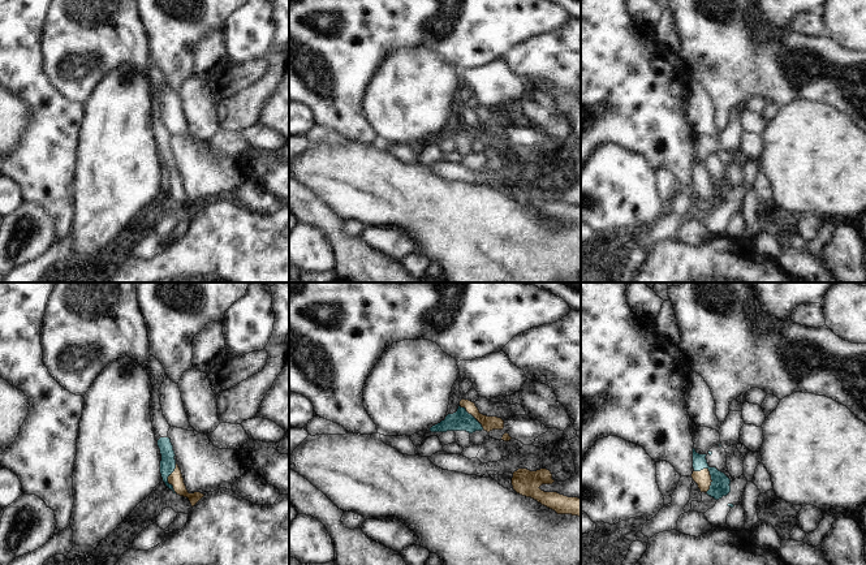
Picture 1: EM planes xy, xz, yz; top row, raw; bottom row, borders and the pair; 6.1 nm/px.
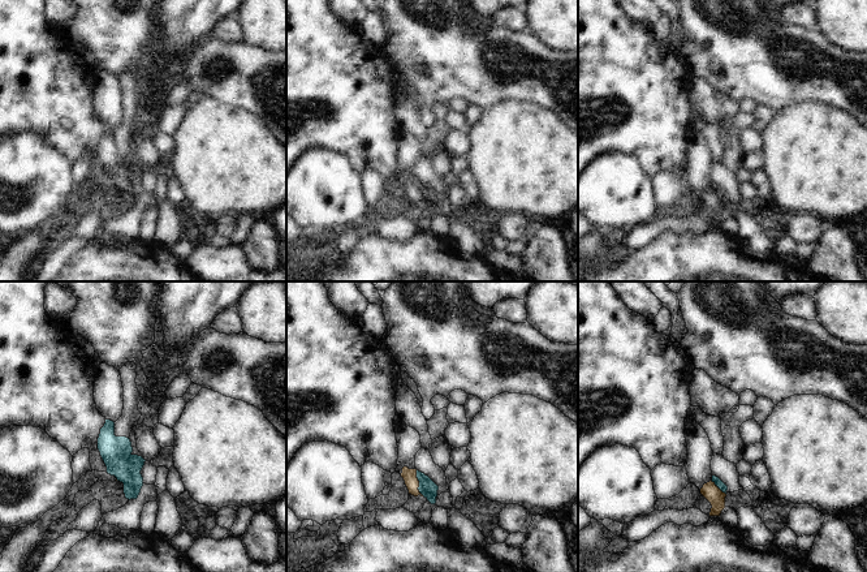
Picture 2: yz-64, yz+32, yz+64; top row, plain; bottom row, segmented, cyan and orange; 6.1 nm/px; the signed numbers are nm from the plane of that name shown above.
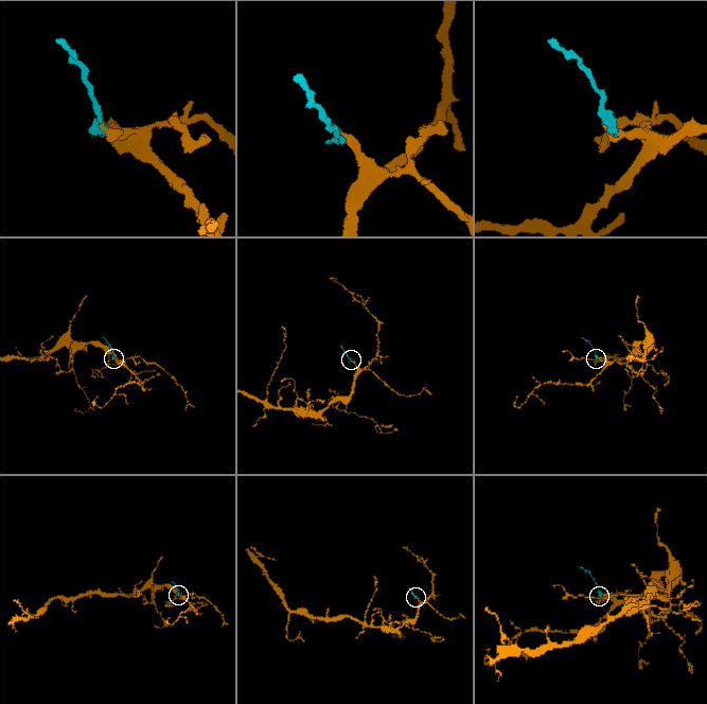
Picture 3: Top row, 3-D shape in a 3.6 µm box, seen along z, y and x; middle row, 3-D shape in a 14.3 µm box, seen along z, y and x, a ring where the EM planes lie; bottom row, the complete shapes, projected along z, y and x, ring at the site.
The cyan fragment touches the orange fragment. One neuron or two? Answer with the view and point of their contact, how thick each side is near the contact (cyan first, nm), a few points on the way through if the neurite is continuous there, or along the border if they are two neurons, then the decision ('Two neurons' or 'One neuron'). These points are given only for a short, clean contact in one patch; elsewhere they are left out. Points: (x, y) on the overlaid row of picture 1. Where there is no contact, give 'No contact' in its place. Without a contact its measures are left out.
Touches cyan at yz (710, 474). Thickness 120 nm (cyan) against 100 nm. Path across: yz (719, 487), (710, 474), (702, 478). One neuron

